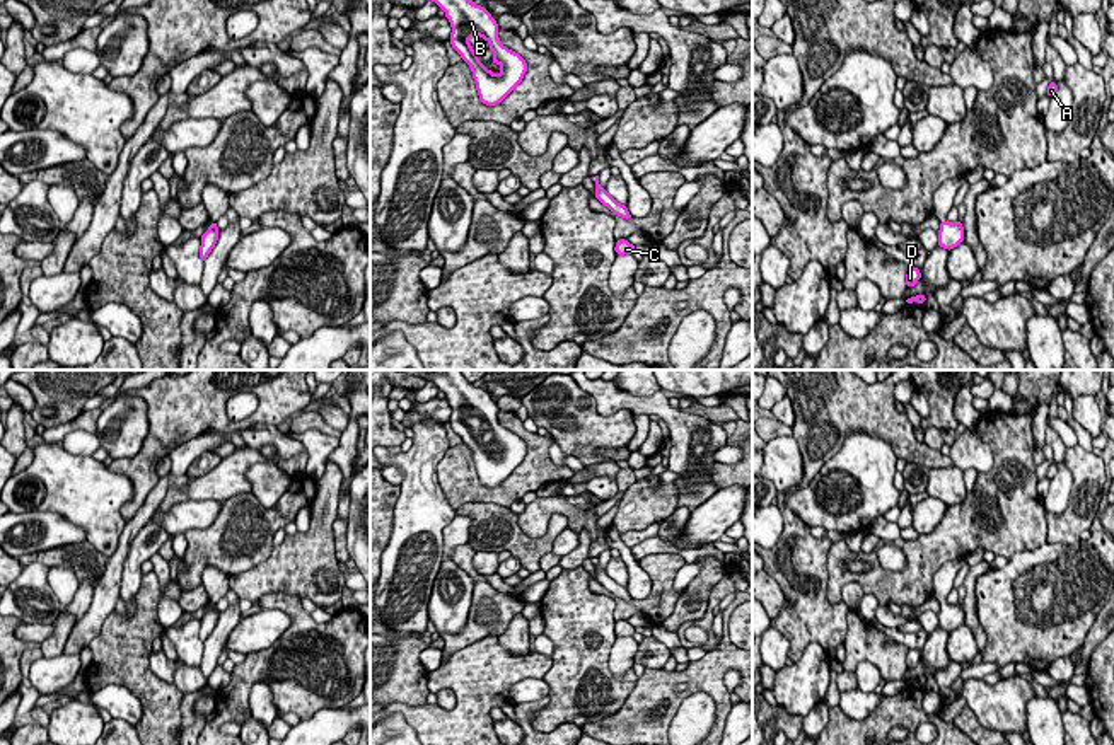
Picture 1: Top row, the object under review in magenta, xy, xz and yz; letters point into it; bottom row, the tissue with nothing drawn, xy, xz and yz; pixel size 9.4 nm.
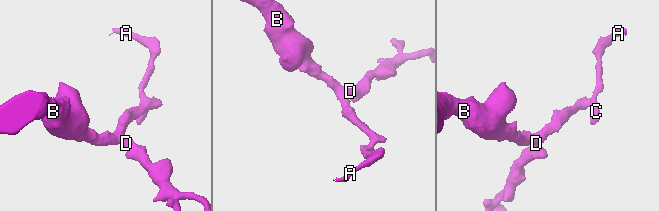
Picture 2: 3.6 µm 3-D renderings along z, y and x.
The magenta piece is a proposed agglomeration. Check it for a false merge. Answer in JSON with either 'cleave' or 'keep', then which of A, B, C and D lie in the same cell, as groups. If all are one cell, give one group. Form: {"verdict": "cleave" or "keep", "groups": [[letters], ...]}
{"verdict": "keep", "groups": [["A", "B", "C", "D"]]}

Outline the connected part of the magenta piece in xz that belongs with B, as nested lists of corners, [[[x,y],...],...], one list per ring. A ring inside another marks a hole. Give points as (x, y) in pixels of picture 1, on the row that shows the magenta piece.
[[[473,0],[433,2],[445,12],[452,26],[449,41],[473,70],[479,101],[486,106],[500,104],[522,82],[527,72],[525,60],[500,43],[500,27],[484,7],[476,5]],[[471,36],[479,36],[490,43],[490,49],[493,51],[491,61],[502,66],[498,75],[484,68],[478,60],[469,44]]]

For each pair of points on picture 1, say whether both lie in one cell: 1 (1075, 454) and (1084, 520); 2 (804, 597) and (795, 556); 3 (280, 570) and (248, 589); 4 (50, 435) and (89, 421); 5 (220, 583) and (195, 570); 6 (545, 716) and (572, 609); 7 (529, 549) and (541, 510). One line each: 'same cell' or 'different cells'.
1: same cell
2: same cell
3: same cell
4: same cell
5: different cells
6: same cell
7: different cells

